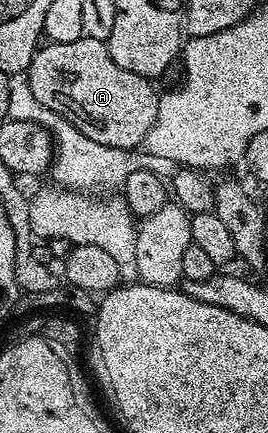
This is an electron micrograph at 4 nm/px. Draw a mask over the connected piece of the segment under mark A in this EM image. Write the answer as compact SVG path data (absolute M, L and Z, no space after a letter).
M91 35L74 39L74 43L44 43L27 67L30 91L42 107L62 115L86 139L115 149L140 149L154 119L158 119L161 94L149 78L134 75L110 59L103 40Z

